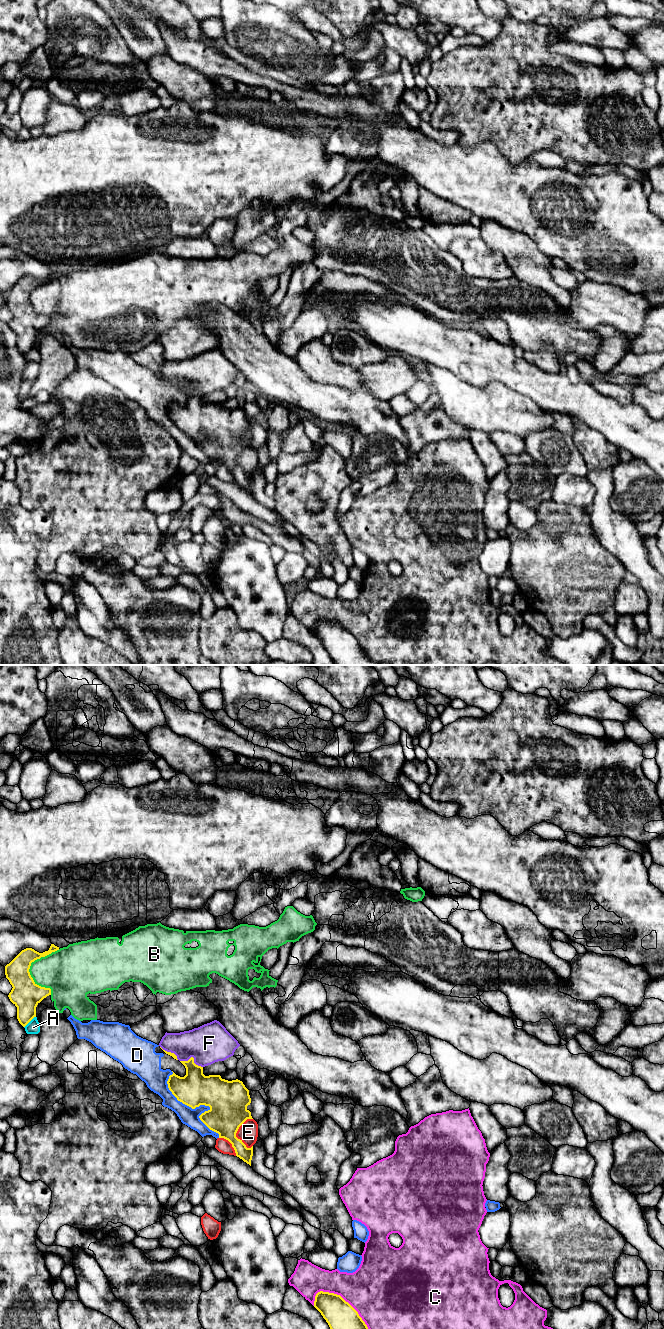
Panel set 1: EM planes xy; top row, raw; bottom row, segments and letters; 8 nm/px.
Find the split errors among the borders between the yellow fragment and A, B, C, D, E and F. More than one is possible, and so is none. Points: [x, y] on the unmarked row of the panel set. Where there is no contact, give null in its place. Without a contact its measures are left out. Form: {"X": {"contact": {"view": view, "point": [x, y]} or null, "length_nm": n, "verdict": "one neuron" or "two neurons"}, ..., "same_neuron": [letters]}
{"A": {"contact": {"view": "xy", "point": [29, 349]}, "length_nm": 130, "verdict": "two neurons"}, "B": {"contact": {"view": "xy", "point": [29, 296]}, "length_nm": 380, "verdict": "two neurons"}, "C": {"contact": {"view": "xy", "point": [355, 638]}, "length_nm": 700, "verdict": "two neurons"}, "D": {"contact": {"view": "xy", "point": [197, 434]}, "length_nm": 650, "verdict": "two neurons"}, "E": {"contact": {"view": "xy", "point": [237, 458]}, "length_nm": 260, "verdict": "two neurons"}, "F": {"contact": {"view": "xy", "point": [193, 386]}, "length_nm": 190, "verdict": "two neurons"}, "same_neuron": []}

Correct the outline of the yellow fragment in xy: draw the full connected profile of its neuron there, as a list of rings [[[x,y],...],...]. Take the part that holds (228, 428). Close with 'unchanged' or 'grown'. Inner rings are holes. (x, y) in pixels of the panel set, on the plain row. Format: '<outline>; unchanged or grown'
[[[191,385],[188,389],[180,389],[186,396],[186,403],[180,405],[174,400],[167,409],[168,416],[178,429],[195,437],[200,433],[209,434],[210,437],[202,441],[200,448],[212,459],[219,462],[219,466],[228,468],[235,478],[236,484],[251,494],[253,484],[253,474],[247,476],[242,468],[236,465],[239,455],[247,448],[253,447],[247,434],[251,431],[249,418],[242,409],[236,407],[228,409],[222,407],[220,403],[203,402],[203,395],[194,391]]]; unchanged

